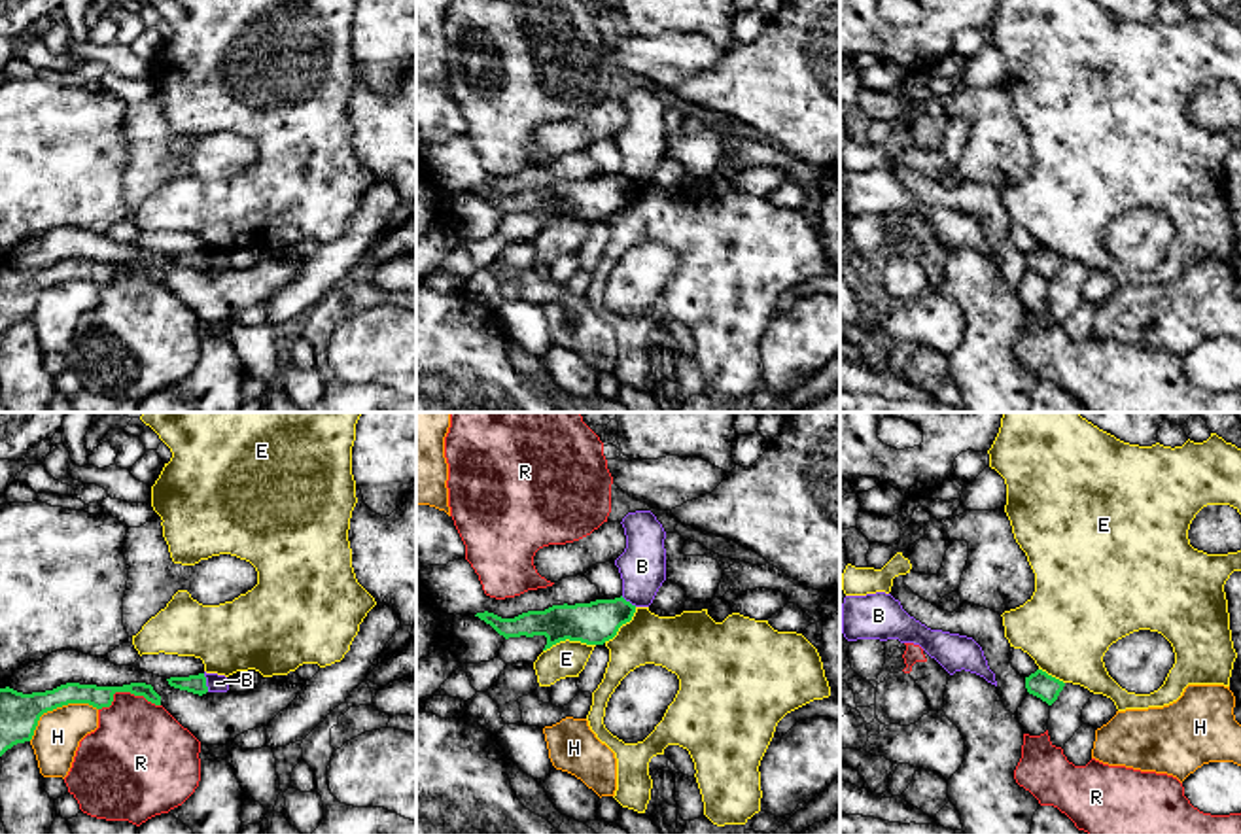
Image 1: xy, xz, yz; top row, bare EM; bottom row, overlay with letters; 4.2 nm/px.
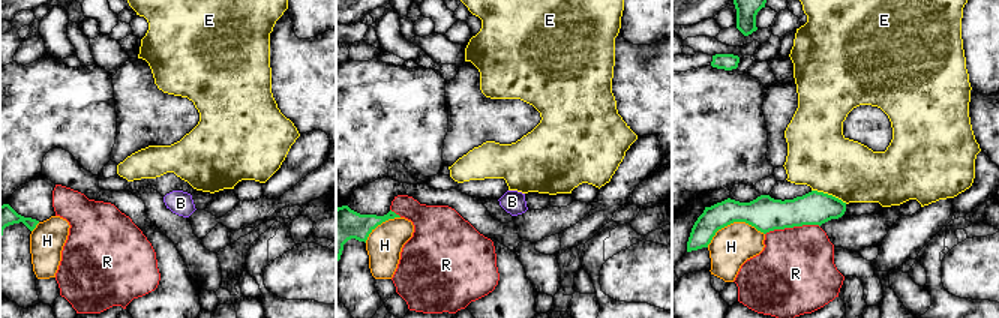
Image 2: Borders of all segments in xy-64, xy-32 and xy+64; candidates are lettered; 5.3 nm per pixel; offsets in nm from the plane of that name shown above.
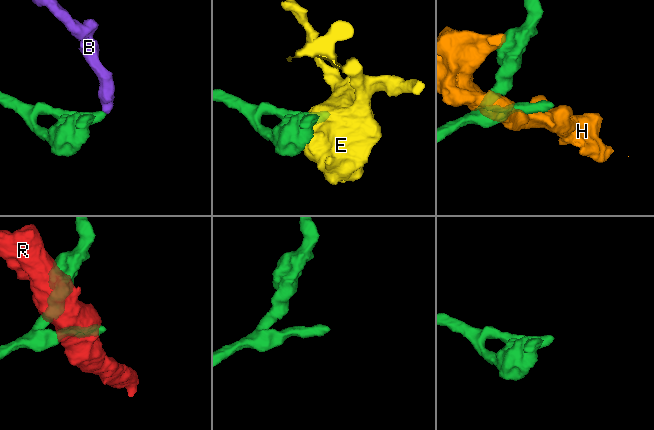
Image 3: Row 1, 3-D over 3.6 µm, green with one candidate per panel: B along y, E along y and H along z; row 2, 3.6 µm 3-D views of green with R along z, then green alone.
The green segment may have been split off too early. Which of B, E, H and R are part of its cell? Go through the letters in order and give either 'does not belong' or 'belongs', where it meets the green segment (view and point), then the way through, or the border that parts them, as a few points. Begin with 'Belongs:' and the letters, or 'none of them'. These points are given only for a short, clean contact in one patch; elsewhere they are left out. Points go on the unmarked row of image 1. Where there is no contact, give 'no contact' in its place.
Belongs: none of them
B: does not belong; contact xy (205, 260)
E: does not belong; contact xz (568, 214)
H: does not belong; contact xy (57, 282); border xy (97, 284), (69, 280), (48, 286), (29, 316)
R: does not belong; contact xy (125, 267)

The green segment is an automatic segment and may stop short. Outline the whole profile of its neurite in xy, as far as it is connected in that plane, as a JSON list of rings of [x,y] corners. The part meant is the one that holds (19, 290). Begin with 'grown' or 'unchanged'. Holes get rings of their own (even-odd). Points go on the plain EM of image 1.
unchanged; [[[66,259],[53,267],[23,270],[9,263],[0,265],[0,333],[17,320],[30,318],[44,289],[68,280],[89,280],[96,286],[110,284],[115,269],[144,272],[161,282],[161,272],[146,259],[123,263],[96,263]]]

